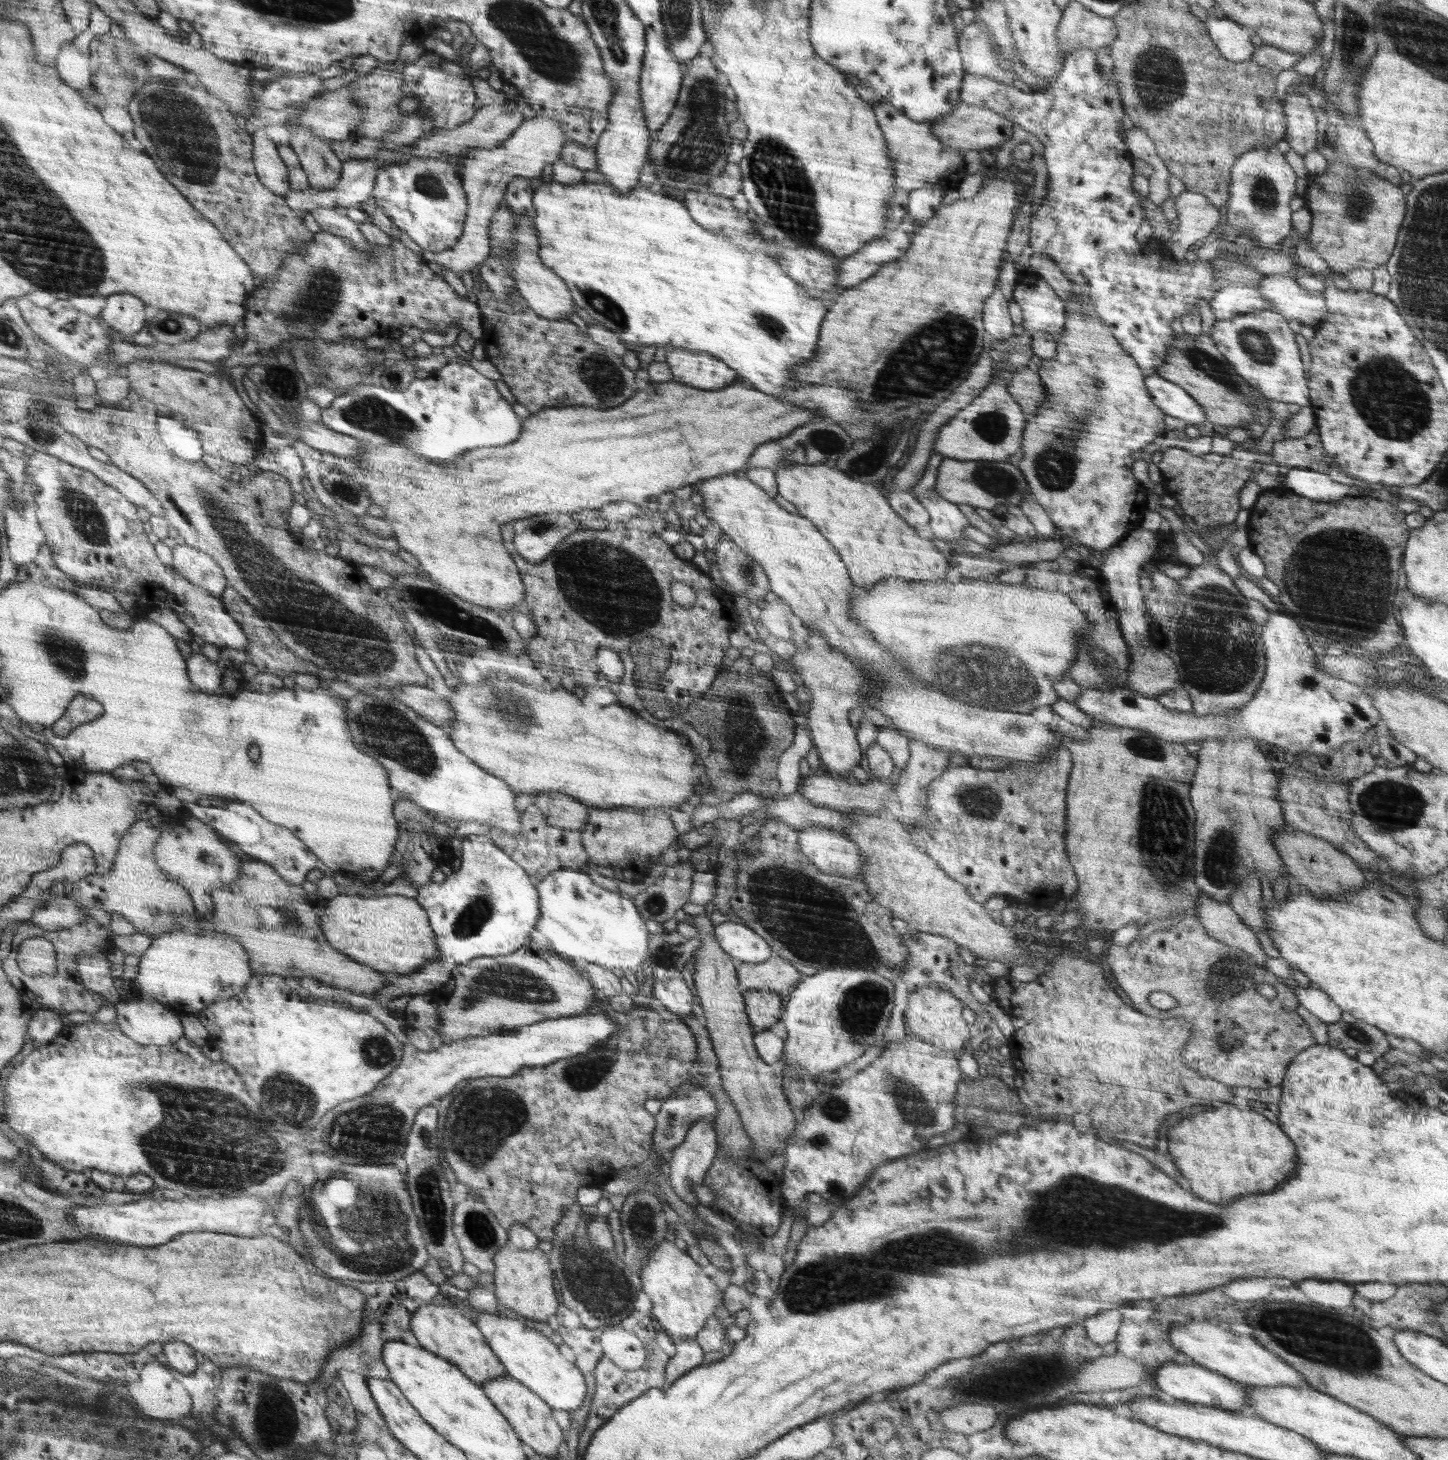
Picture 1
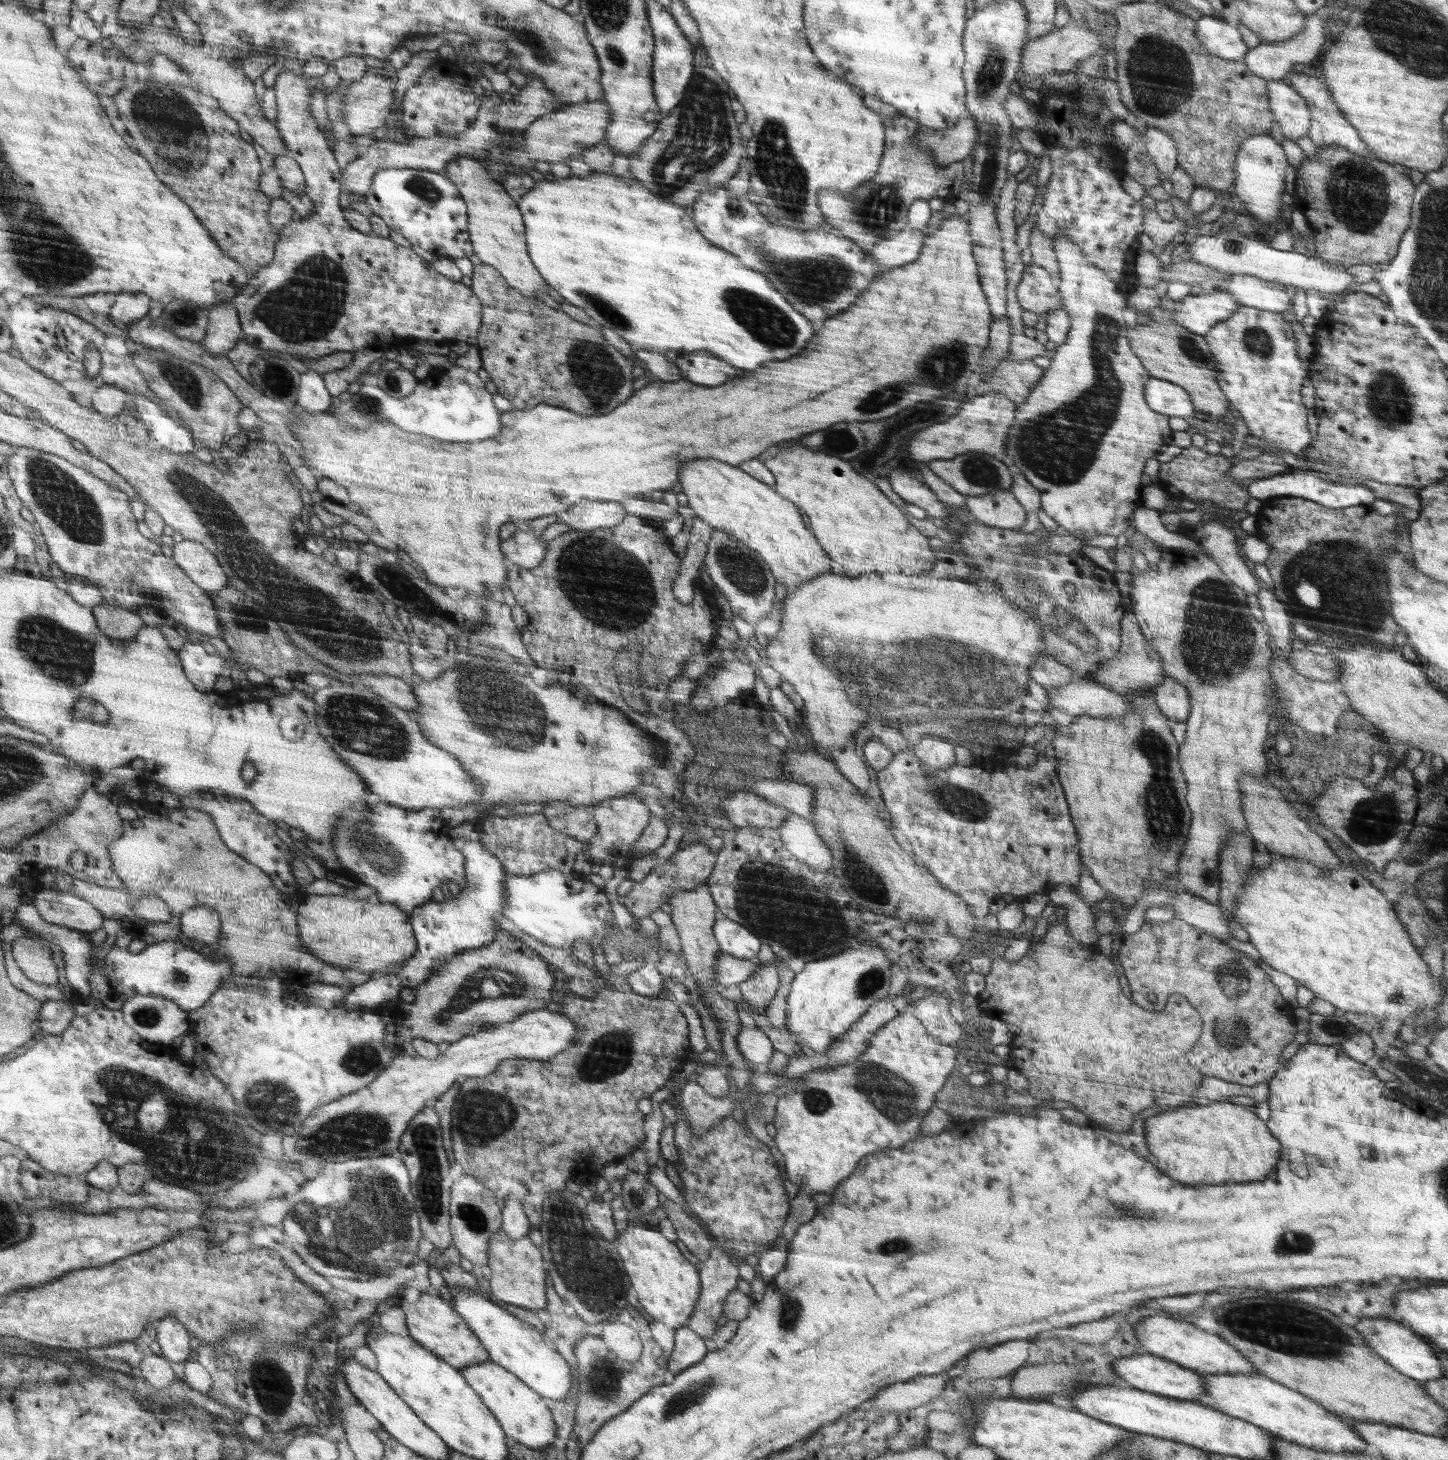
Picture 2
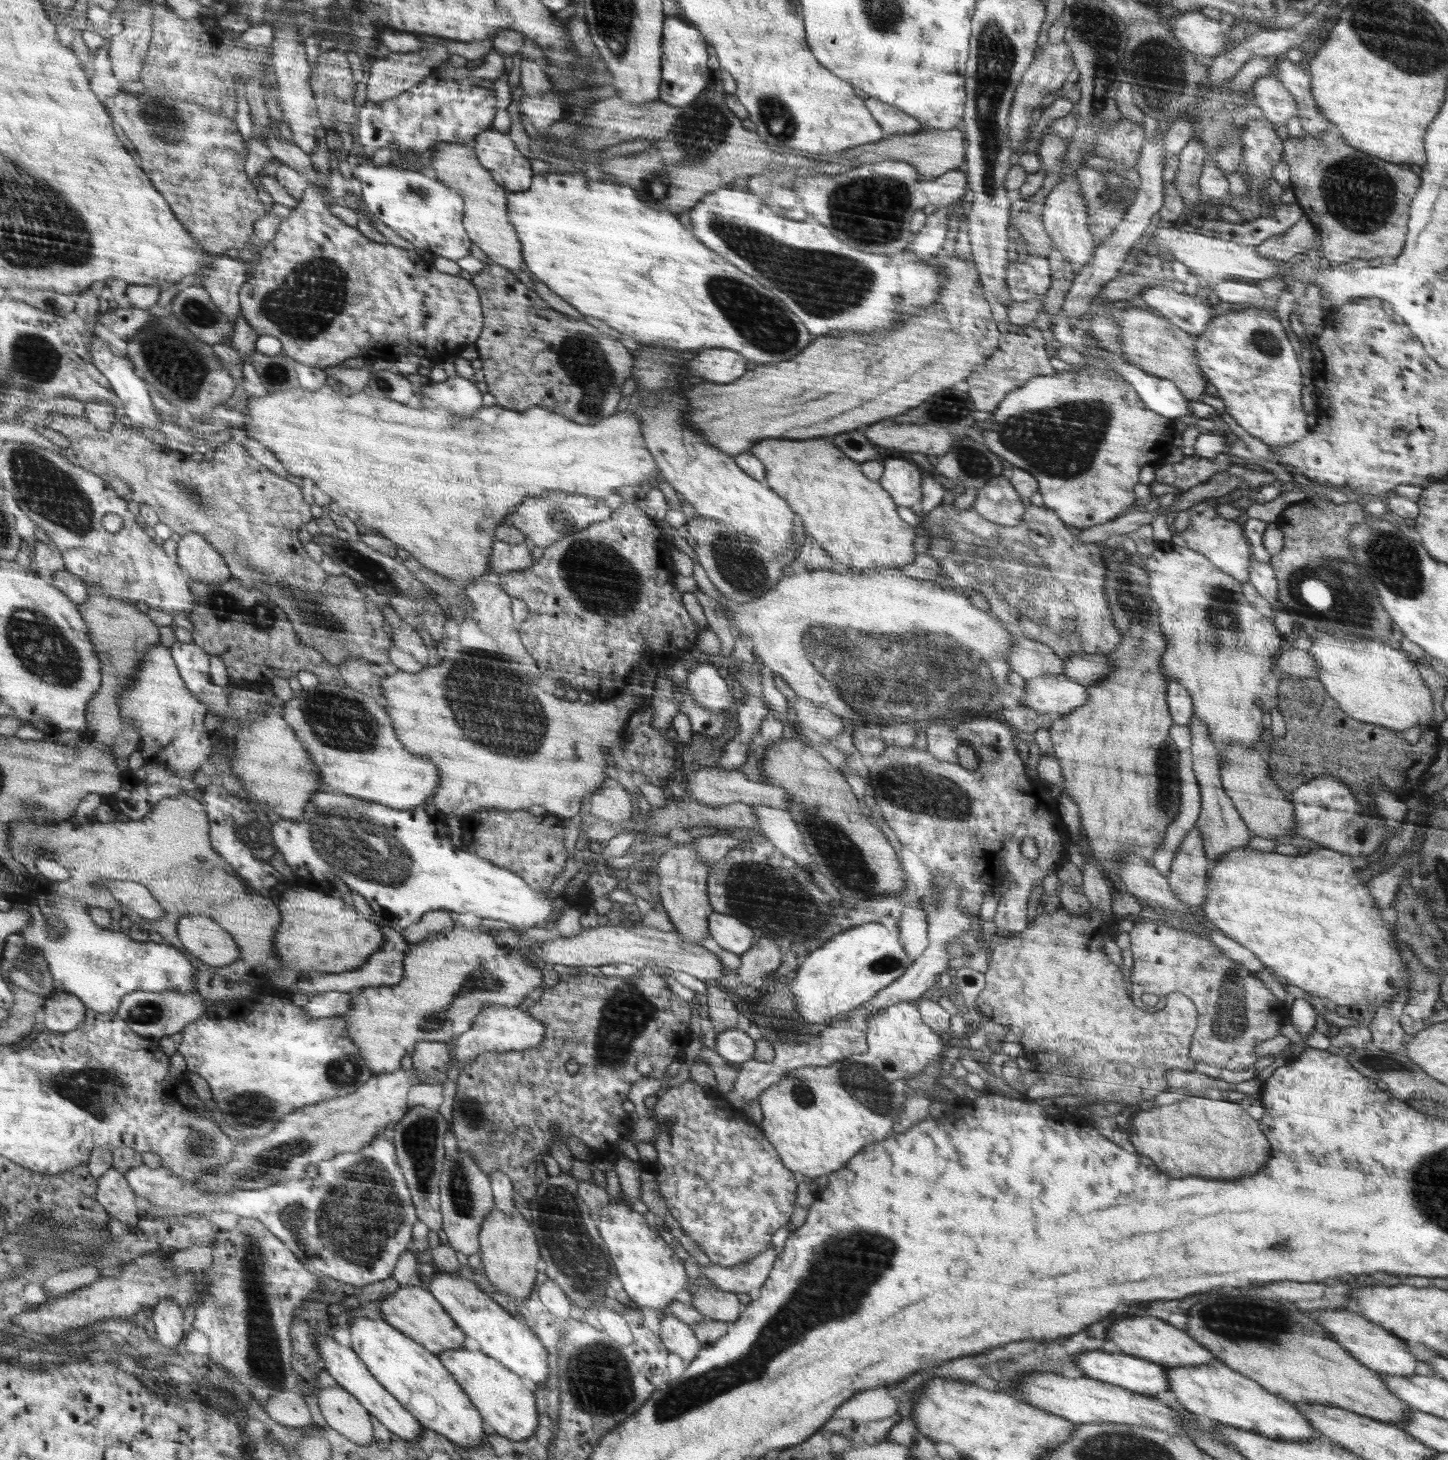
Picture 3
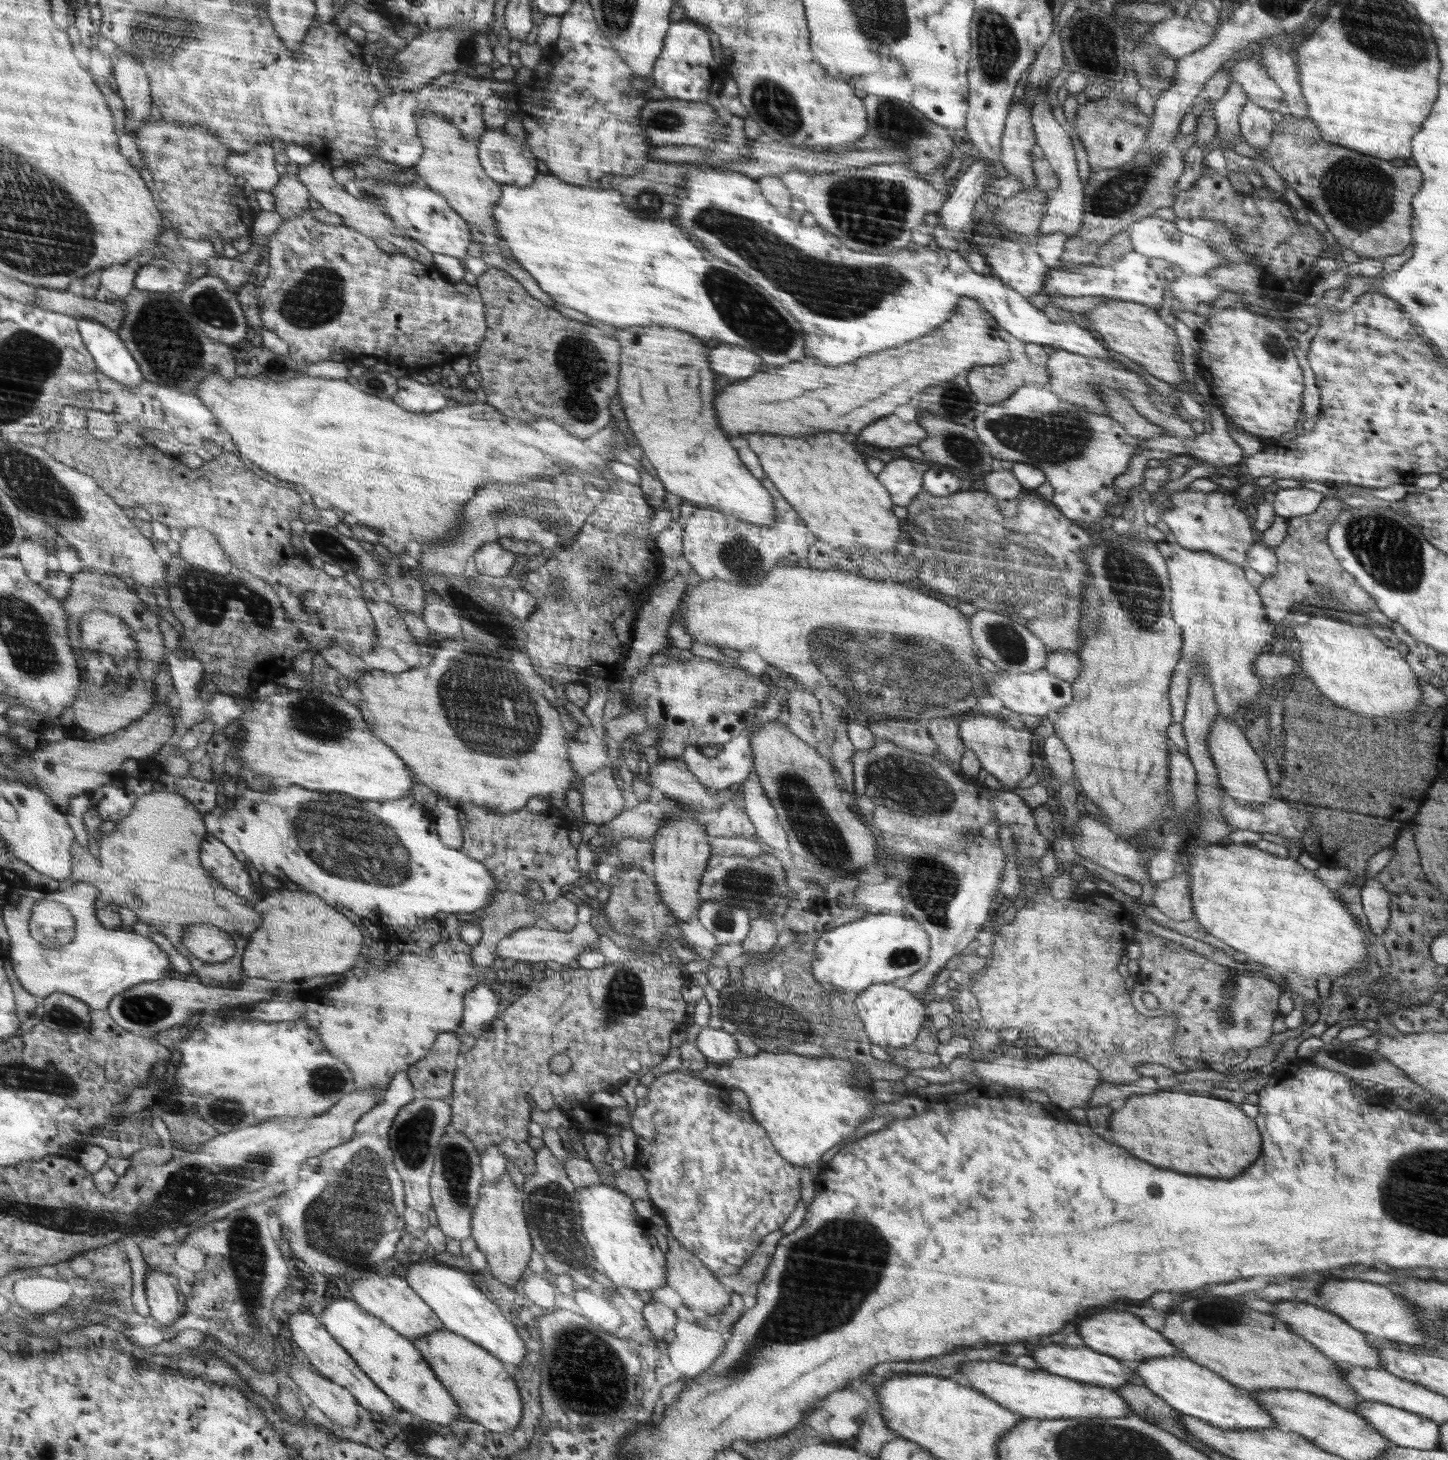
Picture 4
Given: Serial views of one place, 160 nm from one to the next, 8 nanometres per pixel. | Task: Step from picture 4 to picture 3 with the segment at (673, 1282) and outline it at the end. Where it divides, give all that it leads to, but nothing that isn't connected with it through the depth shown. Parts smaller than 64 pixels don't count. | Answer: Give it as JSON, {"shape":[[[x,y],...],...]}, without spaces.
{"shape":[[[706,1278],[689,1280],[687,1290],[691,1294],[692,1306],[709,1319],[733,1323],[744,1312],[736,1293],[724,1292]]]}

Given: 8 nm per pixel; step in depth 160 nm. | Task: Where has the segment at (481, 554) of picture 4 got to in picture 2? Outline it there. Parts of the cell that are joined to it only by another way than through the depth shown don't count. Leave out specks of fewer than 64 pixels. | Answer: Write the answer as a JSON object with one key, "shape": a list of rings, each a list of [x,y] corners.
{"shape":[[[528,527],[517,529],[508,539],[503,540],[502,550],[505,550],[507,560],[512,564],[527,569],[537,568],[545,558],[548,545],[540,542],[541,535],[534,535]]]}

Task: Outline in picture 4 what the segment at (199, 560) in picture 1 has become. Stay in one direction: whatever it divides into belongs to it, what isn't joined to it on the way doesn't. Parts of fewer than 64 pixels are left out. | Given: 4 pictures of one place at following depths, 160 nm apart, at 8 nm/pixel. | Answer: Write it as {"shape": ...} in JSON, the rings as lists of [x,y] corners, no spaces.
{"shape":[[[193,527],[185,531],[180,543],[180,552],[193,565],[227,575],[235,567],[233,558],[221,545],[213,530],[208,527]]]}

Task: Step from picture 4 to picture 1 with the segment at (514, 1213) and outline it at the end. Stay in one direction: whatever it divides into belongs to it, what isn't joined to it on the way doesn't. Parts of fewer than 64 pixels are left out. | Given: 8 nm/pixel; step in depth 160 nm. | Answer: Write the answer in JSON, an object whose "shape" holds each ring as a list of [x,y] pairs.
{"shape":[[[502,1247],[502,1254],[498,1254],[498,1270],[494,1270],[495,1295],[503,1309],[512,1309],[537,1322],[547,1322],[550,1316],[556,1314],[558,1298],[554,1290],[554,1276],[548,1264],[546,1253],[540,1249],[514,1249]]]}

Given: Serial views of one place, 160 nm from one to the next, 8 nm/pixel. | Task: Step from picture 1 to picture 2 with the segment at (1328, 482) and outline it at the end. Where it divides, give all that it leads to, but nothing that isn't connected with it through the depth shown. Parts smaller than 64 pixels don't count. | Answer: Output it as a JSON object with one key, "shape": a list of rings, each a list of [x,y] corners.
{"shape":[[[1287,469],[1273,477],[1264,477],[1255,479],[1247,483],[1249,495],[1266,501],[1270,498],[1284,497],[1300,497],[1306,500],[1313,500],[1326,508],[1348,508],[1349,506],[1358,506],[1370,504],[1376,500],[1376,495],[1370,488],[1360,486],[1360,484],[1352,484],[1352,486],[1344,484],[1332,484],[1324,481],[1324,479],[1315,476],[1312,471]]]}

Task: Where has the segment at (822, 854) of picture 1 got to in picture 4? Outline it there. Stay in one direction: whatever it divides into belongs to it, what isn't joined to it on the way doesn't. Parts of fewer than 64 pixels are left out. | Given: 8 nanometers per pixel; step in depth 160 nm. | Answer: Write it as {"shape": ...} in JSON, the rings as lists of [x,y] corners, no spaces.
{"shape":[[[750,773],[742,784],[741,801],[757,836],[771,848],[788,852],[788,835],[784,832],[778,815],[770,800],[765,796],[763,786],[756,773]]]}

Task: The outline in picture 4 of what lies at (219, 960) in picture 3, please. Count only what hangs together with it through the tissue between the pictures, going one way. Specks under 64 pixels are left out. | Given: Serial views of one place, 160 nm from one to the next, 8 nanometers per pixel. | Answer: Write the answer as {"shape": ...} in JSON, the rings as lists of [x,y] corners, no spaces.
{"shape":[[[193,924],[184,934],[185,945],[206,962],[226,962],[237,953],[237,940],[227,930],[212,924]]]}

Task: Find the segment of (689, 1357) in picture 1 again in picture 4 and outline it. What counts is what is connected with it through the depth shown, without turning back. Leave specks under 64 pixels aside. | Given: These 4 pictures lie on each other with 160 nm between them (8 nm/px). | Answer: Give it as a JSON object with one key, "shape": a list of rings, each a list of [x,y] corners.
{"shape":[[[648,1292],[645,1295],[646,1304],[641,1310],[647,1322],[651,1333],[657,1338],[665,1340],[666,1332],[674,1330],[678,1318],[675,1315],[675,1310],[669,1308],[657,1297],[654,1292]]]}

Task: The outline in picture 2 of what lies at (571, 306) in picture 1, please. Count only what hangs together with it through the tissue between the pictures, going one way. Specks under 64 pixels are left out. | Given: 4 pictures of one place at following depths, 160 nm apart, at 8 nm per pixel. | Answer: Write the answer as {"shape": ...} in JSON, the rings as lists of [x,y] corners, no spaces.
{"shape":[[[458,155],[448,161],[444,174],[456,184],[462,199],[469,204],[472,253],[475,253],[484,264],[498,269],[506,282],[526,297],[537,298],[536,292],[540,290],[546,292],[547,282],[529,257],[528,244],[525,240],[525,216],[518,209],[517,203],[510,199],[505,188],[496,184],[492,176],[488,176],[484,166],[472,160],[470,155]]]}

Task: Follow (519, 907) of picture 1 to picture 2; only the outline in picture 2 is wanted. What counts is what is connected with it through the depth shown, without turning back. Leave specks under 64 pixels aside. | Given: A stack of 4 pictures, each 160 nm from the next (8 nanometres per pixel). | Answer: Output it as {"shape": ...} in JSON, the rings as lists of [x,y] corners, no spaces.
{"shape":[[[474,821],[460,823],[449,832],[452,835],[453,845],[457,847],[463,855],[465,855],[465,880],[467,888],[460,890],[456,899],[447,900],[436,903],[432,899],[430,902],[418,906],[409,916],[412,919],[414,935],[417,936],[417,952],[414,953],[405,963],[404,967],[398,973],[389,973],[381,978],[369,979],[367,982],[356,985],[348,989],[344,995],[342,1006],[346,1012],[362,1013],[366,1008],[382,1005],[390,1000],[399,998],[402,987],[413,989],[415,986],[421,985],[428,977],[435,975],[437,970],[445,963],[447,958],[453,957],[462,949],[471,949],[472,947],[488,946],[490,942],[494,942],[494,936],[500,929],[500,920],[503,918],[503,910],[505,909],[505,866],[481,843],[481,835],[475,830]]]}

